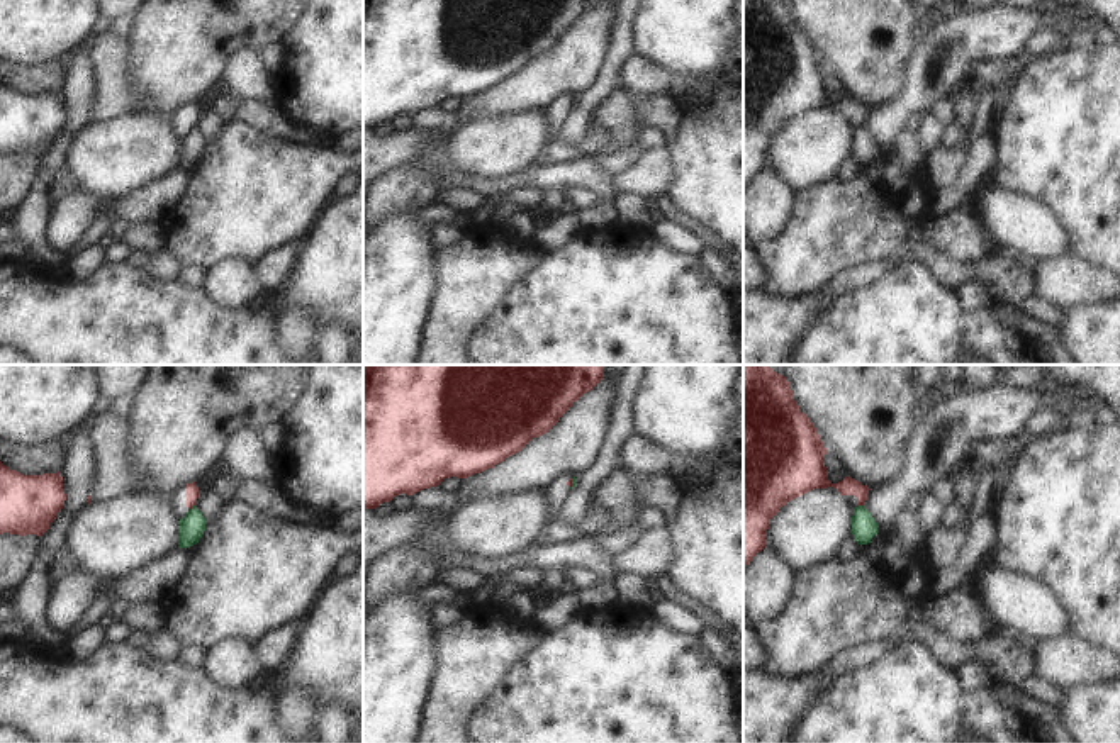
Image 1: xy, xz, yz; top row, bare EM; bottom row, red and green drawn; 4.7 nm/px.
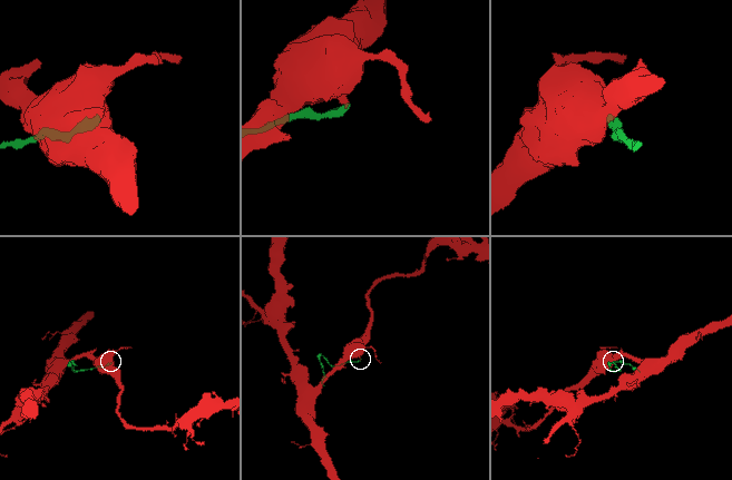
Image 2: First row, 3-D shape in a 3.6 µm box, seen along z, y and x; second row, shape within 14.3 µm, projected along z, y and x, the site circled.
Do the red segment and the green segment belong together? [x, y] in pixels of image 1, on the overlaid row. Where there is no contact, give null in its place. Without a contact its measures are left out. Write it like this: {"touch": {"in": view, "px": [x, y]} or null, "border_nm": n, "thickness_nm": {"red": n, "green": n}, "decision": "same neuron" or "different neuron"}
{"touch": {"in": "xy", "px": [192, 506]}, "border_nm": 50, "thickness_nm": {"red": 60, "green": 120}, "decision": "different neuron"}

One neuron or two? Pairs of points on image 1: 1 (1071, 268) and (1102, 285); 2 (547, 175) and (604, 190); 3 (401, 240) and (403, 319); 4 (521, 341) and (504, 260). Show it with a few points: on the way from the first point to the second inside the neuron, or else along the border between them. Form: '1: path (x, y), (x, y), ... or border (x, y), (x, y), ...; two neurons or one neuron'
1: path (1078, 275), (1088, 285), (1095, 285); one neuron
2: path (560, 175), (591, 177); one neuron
3: path (401, 260), (401, 299); one neuron
4: border (538, 260), (486, 319); two neurons

